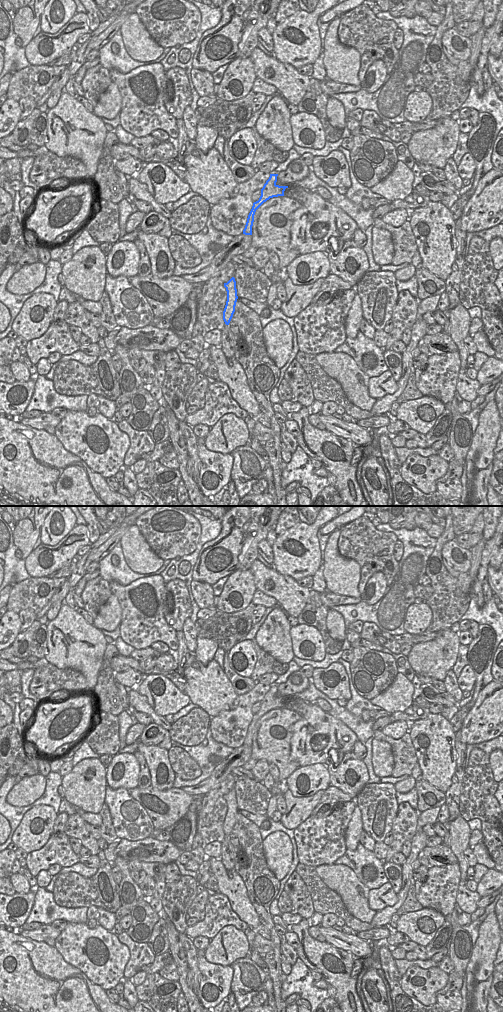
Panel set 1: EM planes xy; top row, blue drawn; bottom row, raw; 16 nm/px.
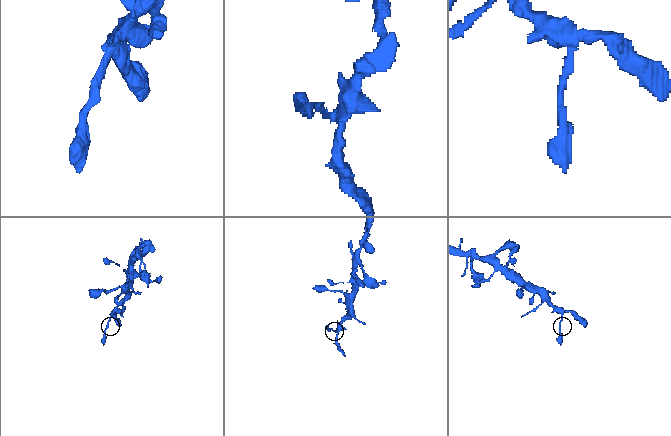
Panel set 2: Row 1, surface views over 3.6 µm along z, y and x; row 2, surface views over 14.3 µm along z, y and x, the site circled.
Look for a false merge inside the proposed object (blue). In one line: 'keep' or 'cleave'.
keep

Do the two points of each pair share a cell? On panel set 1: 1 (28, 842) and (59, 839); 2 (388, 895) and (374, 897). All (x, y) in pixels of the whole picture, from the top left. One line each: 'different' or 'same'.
1: different
2: same

